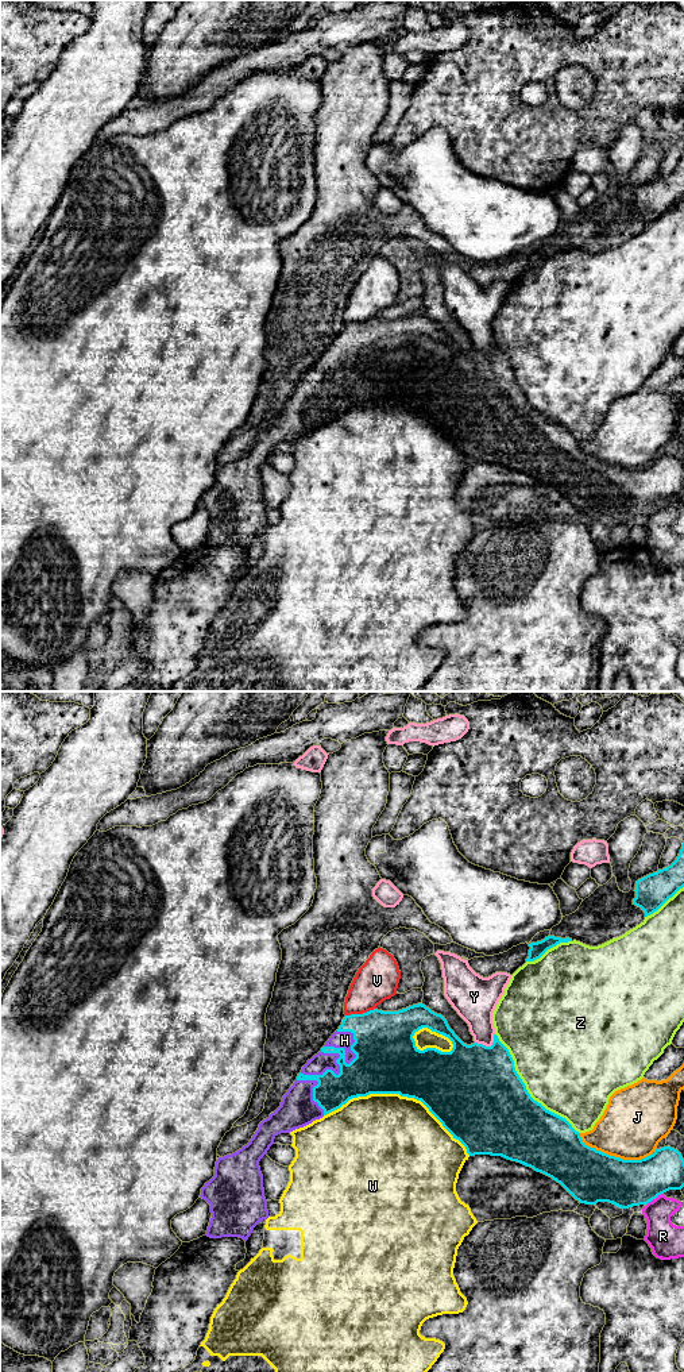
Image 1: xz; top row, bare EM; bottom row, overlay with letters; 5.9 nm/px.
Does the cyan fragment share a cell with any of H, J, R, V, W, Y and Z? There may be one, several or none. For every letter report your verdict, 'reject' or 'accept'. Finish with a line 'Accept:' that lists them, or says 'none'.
H: accept
J: reject
R: reject
V: reject
W: reject
Y: reject
Z: reject
Accept: H

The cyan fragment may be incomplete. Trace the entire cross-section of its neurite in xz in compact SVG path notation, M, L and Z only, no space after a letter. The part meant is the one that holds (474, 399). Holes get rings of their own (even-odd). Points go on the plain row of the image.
M418 312L398 320L374 317L363 323L344 325L339 338L321 359L302 375L297 389L283 404L281 415L259 432L250 451L237 460L217 467L215 485L205 492L200 504L210 513L212 521L205 544L210 547L239 546L247 550L254 536L260 529L268 527L259 470L274 452L274 447L281 442L290 442L322 427L340 417L352 406L370 402L399 402L401 405L421 409L453 447L465 455L469 465L502 465L530 475L560 492L579 512L596 513L598 510L608 510L621 517L629 517L648 513L669 498L681 498L684 496L684 467L677 458L664 455L656 458L653 463L645 467L623 469L586 454L580 442L565 427L546 419L530 405L525 392L515 379L509 358L499 350L496 343L494 343L491 355L478 351L467 354L455 343L441 323ZM422 336L448 346L453 352L452 359L441 361L436 357L420 359L413 344Z

